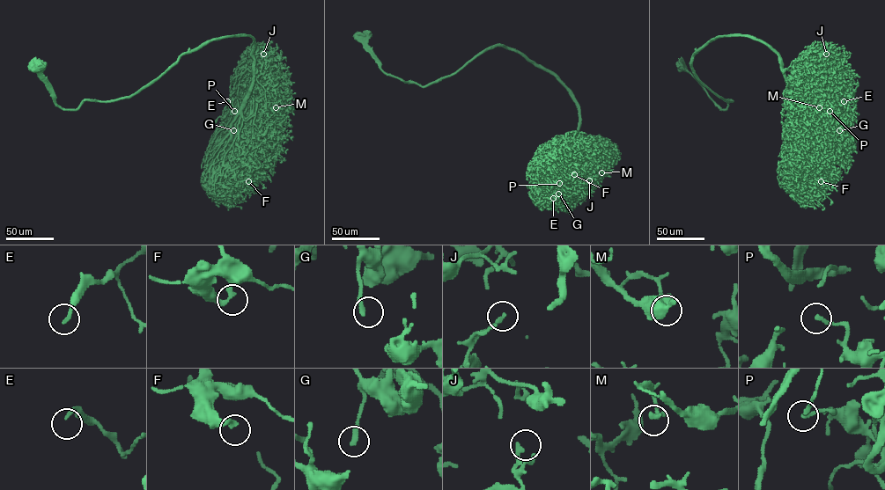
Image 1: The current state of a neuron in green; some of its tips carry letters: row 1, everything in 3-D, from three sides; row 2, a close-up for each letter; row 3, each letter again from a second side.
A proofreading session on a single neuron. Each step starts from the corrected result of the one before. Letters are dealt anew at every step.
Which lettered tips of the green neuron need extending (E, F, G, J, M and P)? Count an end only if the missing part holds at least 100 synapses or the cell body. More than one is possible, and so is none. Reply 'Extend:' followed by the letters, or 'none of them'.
Extend: none of them

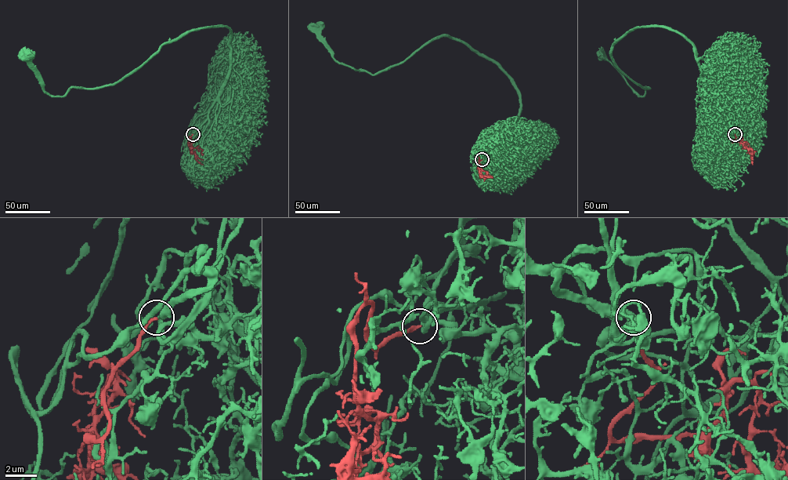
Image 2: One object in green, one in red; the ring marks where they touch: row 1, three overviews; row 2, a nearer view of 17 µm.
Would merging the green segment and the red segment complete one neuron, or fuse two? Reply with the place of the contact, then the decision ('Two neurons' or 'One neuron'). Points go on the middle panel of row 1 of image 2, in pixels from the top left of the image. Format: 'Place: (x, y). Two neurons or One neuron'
Place: (482, 159). One neuron

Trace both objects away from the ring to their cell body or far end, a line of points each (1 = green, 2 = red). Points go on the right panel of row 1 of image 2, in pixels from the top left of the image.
1: (735, 134), (679, 32), (636, 27), (613, 46), (613, 63), (649, 88), (643, 96), (601, 56)
2: (735, 134), (734, 141), (741, 138), (746, 147), (746, 143), (749, 145), (753, 165)

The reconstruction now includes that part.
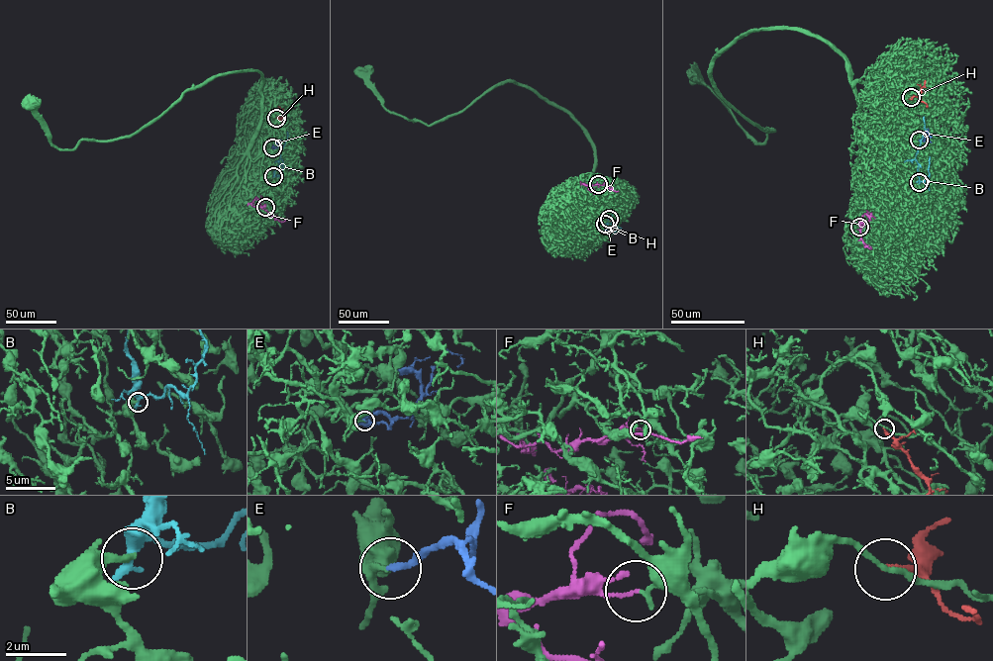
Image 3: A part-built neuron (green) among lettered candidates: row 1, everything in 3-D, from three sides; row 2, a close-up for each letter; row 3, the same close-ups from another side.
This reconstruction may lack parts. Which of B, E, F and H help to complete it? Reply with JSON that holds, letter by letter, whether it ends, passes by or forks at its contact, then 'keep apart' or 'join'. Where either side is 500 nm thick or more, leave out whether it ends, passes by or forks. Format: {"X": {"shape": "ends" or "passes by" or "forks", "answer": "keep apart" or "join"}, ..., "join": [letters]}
{"B": {"shape": "passes by", "answer": "keep apart"}, "E": {"shape": "ends", "answer": "keep apart"}, "F": {"shape": "ends", "answer": "keep apart"}, "H": {"shape": "ends", "answer": "keep apart"}, "join": []}

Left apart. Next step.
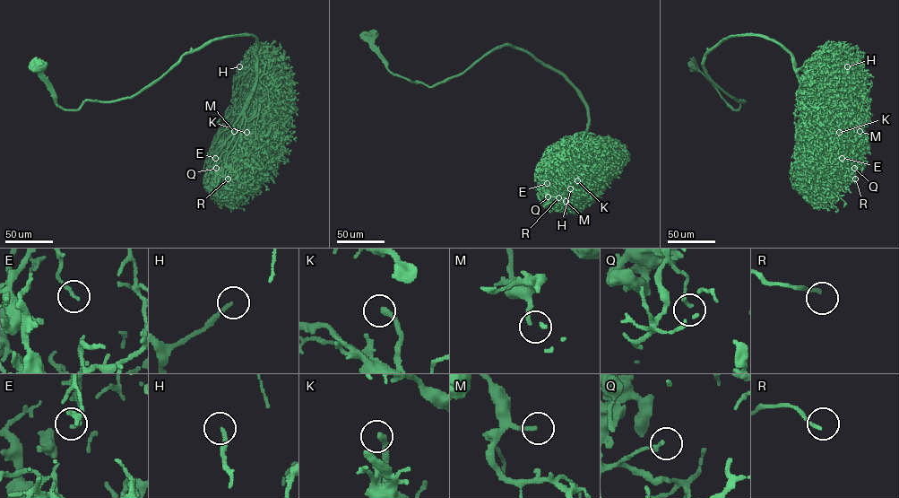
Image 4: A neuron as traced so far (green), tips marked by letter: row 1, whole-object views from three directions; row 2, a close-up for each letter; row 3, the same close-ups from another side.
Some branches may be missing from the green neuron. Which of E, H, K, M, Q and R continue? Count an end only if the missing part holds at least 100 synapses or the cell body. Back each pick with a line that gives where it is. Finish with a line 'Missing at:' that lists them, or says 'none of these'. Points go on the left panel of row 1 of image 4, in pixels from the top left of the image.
H: place (239, 66)
K: place (246, 132)
M: place (234, 131)
Missing at: H, K, M

